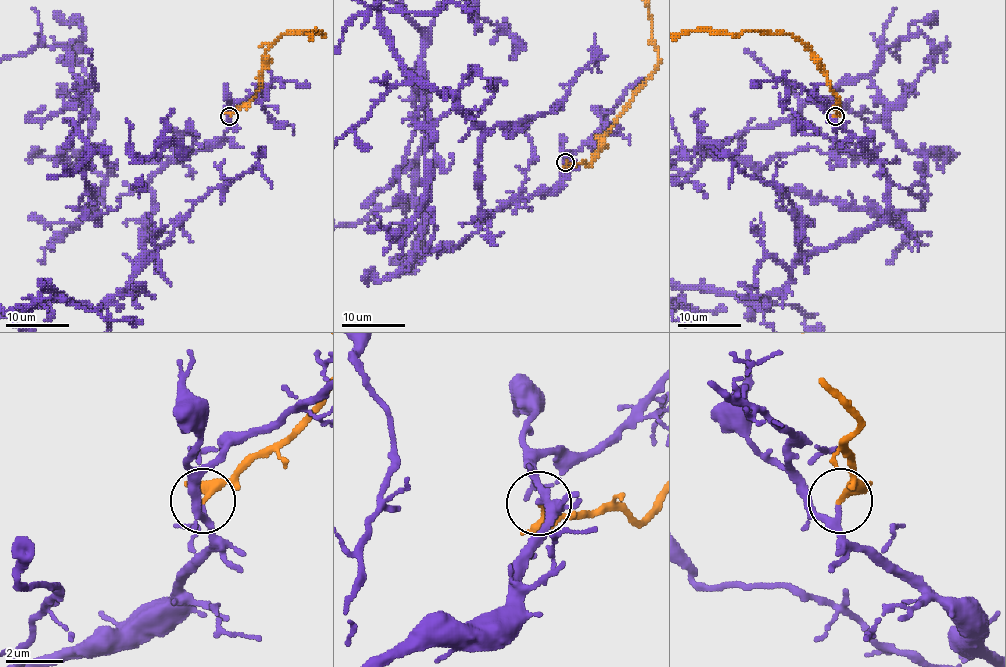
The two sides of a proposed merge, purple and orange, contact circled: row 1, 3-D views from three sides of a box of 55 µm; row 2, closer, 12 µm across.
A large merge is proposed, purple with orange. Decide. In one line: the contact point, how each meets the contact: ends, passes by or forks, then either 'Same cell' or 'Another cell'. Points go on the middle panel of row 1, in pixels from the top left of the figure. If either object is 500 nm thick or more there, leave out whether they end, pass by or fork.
Place: (565, 162). At the ring purple passes by. At the ring orange passes by. Same cell

